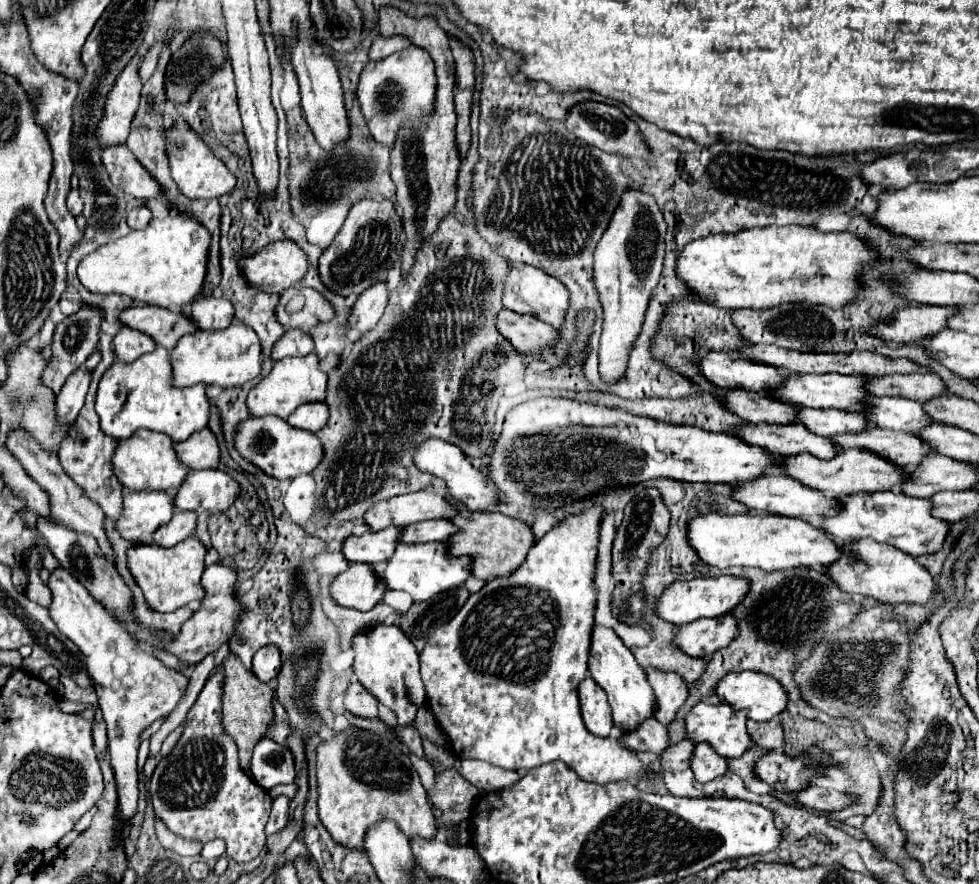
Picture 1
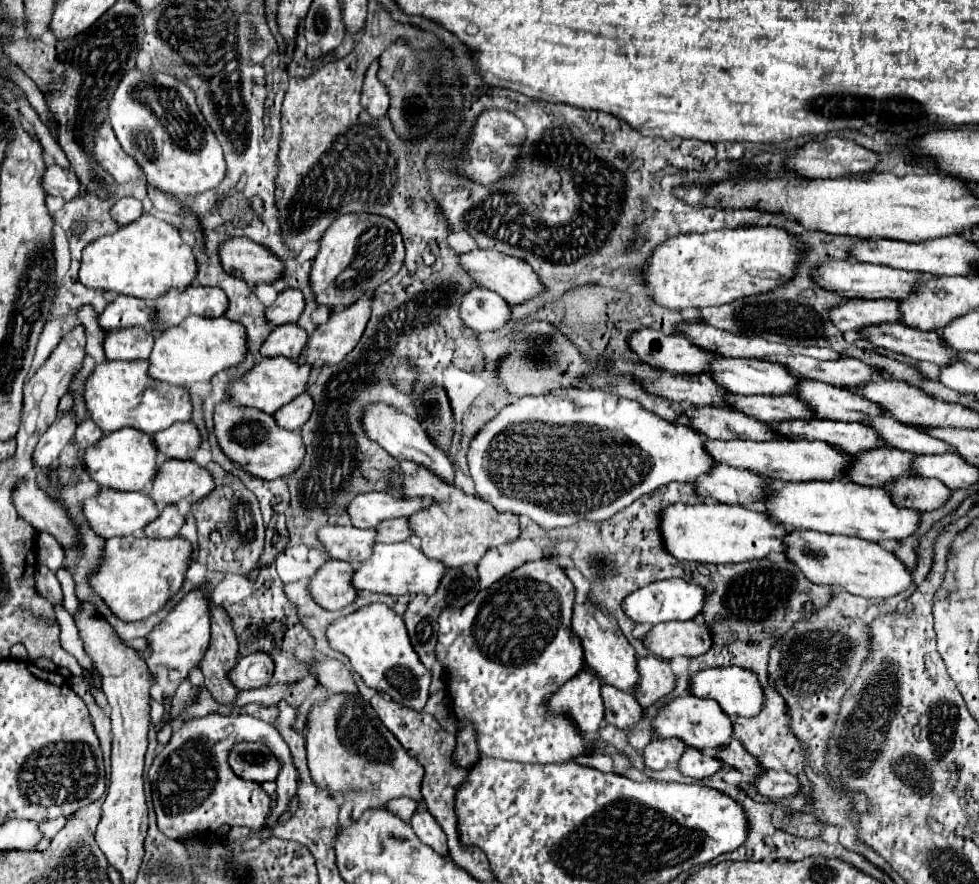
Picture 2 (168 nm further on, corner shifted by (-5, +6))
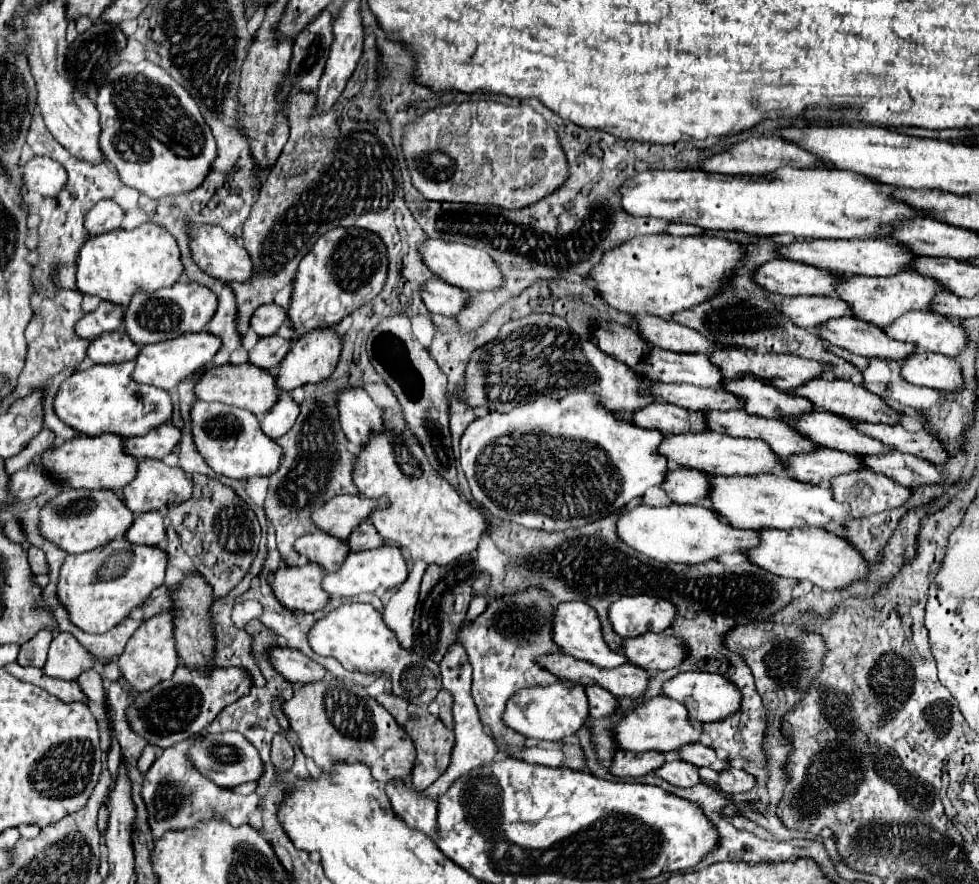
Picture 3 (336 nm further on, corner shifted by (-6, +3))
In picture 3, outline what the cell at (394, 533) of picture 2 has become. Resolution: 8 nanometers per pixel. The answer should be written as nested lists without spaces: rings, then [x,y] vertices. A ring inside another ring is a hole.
[[[369,521],[359,523],[355,533],[351,533],[345,541],[351,551],[365,551],[365,549],[375,549],[383,545],[379,533],[375,533],[375,527]]]

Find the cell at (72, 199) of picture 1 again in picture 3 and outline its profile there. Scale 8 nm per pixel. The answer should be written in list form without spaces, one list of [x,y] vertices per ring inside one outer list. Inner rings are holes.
[[[31,157],[25,165],[21,165],[23,185],[31,191],[41,193],[43,197],[53,197],[63,189],[63,181],[67,181],[65,169],[47,157]]]

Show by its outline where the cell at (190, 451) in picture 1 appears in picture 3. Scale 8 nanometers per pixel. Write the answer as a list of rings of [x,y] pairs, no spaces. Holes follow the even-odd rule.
[[[163,423],[141,437],[127,437],[123,439],[123,451],[135,459],[163,459],[169,455],[181,439],[181,431],[175,425]]]

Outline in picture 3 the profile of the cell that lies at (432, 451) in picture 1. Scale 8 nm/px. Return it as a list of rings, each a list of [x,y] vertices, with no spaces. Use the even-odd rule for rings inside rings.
[[[361,387],[339,393],[337,411],[345,437],[357,447],[363,447],[363,441],[367,441],[367,433],[371,433],[371,429],[379,429],[379,425],[383,425],[381,407],[375,405]]]

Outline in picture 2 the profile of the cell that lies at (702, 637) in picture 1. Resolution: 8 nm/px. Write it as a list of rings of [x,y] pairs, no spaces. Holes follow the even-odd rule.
[[[686,620],[686,622],[666,622],[654,626],[644,644],[650,652],[664,660],[676,656],[700,656],[712,646],[712,632],[704,622]]]

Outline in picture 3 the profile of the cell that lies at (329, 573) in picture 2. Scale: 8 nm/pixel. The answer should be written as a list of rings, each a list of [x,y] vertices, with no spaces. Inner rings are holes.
[[[281,565],[273,573],[273,581],[269,583],[273,589],[273,595],[277,601],[291,609],[291,611],[305,611],[313,613],[319,611],[327,601],[327,593],[323,593],[321,579],[325,571],[319,569],[319,565],[297,565],[297,567],[287,567]]]

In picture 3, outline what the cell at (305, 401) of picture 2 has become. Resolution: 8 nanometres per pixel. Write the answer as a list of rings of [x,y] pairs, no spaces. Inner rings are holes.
[[[281,393],[277,403],[273,405],[273,409],[259,419],[261,421],[261,431],[269,439],[277,439],[291,429],[297,415],[299,415],[299,405],[291,399],[289,393]]]

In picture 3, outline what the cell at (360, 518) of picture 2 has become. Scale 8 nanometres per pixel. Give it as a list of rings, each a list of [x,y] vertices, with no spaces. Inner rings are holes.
[[[337,495],[315,509],[311,513],[311,521],[327,535],[347,539],[347,533],[351,533],[355,525],[365,521],[367,513],[371,513],[371,509],[377,509],[379,505],[383,505],[383,501],[371,501],[357,495]]]

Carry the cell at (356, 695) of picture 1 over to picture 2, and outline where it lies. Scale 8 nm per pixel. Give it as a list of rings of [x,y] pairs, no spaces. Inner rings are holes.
[[[340,660],[318,662],[312,672],[316,672],[318,682],[332,690],[332,694],[358,694],[358,686],[352,678],[352,672],[346,670]]]

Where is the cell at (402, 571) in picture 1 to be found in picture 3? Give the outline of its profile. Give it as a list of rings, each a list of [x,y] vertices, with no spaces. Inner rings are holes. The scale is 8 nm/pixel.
[[[381,545],[381,547],[369,549],[369,551],[349,553],[347,559],[343,561],[343,565],[339,567],[339,571],[327,573],[323,577],[321,585],[331,597],[351,597],[351,595],[359,595],[359,593],[379,593],[385,589],[395,589],[405,581],[407,581],[407,565],[405,565],[405,559],[403,559],[399,547]]]

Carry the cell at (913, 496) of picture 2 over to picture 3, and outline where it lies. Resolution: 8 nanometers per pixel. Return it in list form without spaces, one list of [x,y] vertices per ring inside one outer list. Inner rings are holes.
[[[867,469],[839,475],[831,479],[829,487],[837,503],[851,507],[851,519],[863,519],[879,511],[901,507],[911,495],[911,489],[895,485],[895,481],[883,477],[883,473],[871,473]]]

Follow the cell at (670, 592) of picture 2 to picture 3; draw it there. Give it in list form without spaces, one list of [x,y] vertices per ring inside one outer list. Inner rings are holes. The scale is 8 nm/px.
[[[643,595],[621,597],[619,601],[615,601],[609,607],[611,627],[623,639],[639,637],[643,633],[661,633],[667,629],[667,625],[671,625],[671,617],[675,617],[675,605],[671,605],[669,601],[663,601],[659,597],[643,597]]]

